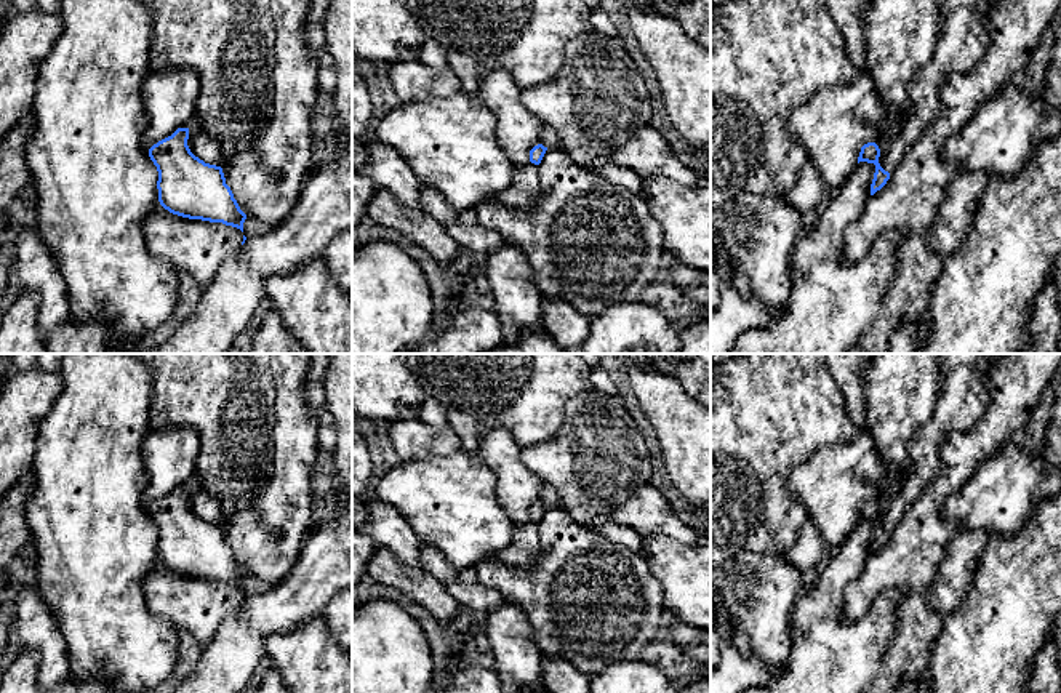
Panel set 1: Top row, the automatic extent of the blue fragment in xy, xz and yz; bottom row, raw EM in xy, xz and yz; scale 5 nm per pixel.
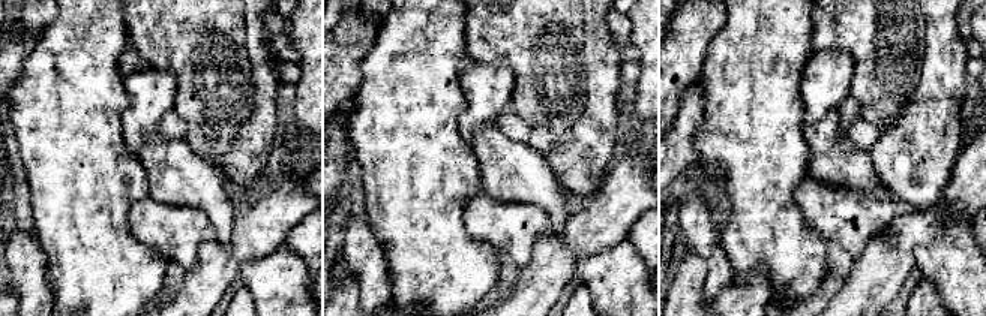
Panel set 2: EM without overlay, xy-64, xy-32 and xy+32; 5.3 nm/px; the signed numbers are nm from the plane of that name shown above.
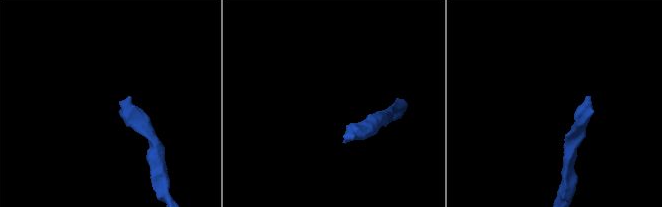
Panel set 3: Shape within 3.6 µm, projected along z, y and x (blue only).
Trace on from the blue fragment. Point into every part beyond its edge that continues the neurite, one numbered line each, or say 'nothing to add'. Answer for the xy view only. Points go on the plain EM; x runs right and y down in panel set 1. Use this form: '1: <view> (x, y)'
nothing to add

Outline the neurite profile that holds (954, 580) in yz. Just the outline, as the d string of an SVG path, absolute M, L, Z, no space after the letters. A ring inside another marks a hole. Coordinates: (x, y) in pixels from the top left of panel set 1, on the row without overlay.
M967 531L955 535L946 547L946 557L936 579L927 589L930 608L941 615L951 615L973 587L973 573L984 554L991 535L986 531Z

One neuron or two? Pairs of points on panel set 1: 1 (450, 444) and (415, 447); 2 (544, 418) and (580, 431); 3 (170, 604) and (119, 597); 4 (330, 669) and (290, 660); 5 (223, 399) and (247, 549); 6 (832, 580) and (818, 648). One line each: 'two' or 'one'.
1: one
2: two
3: two
4: one
5: two
6: one

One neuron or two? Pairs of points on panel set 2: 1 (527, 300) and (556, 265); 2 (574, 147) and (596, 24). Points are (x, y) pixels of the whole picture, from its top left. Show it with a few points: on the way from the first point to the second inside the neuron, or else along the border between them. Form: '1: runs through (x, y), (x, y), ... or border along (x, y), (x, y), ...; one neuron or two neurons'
1: runs through (536, 291), (547, 274); one neuron
2: runs through (599, 117), (599, 54); one neuron

